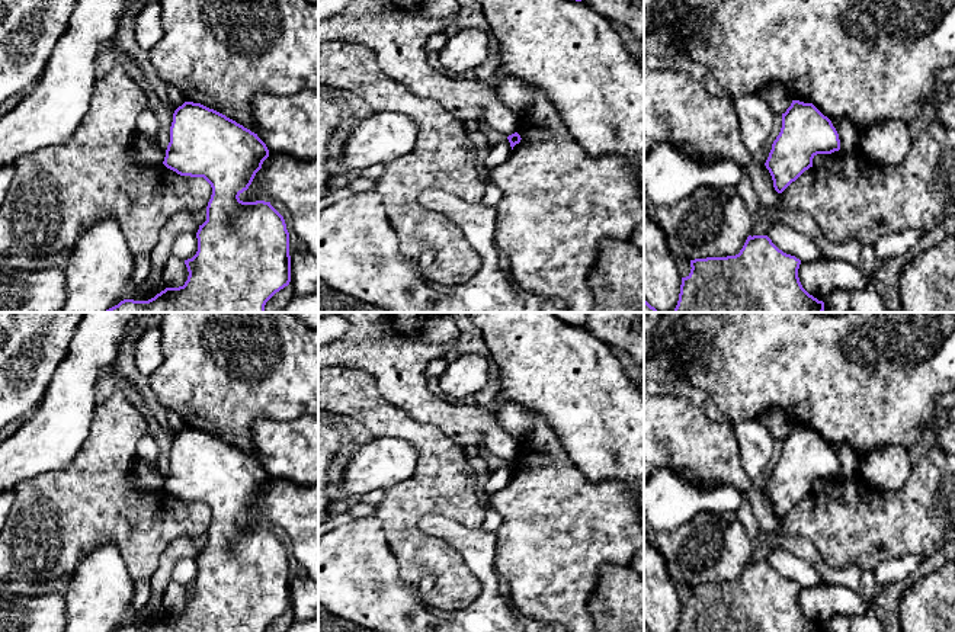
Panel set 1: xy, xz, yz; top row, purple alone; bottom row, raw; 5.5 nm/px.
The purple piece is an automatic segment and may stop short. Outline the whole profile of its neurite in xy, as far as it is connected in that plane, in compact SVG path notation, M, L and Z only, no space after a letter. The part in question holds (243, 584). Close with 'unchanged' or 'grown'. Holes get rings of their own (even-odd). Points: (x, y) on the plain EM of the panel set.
M185 427L173 439L170 468L163 490L180 501L204 503L212 513L206 546L196 558L198 577L185 586L189 601L183 612L166 613L148 626L124 625L115 632L265 632L291 607L289 558L283 542L270 527L243 527L238 522L249 514L263 487L269 482L257 459L201 429Z; unchanged

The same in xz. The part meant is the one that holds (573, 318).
M554 312L554 315L570 325L581 327L586 324L589 312Z; unchanged

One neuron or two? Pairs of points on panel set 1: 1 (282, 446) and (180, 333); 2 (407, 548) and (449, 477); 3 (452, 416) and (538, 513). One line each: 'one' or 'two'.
1: two
2: one
3: two

